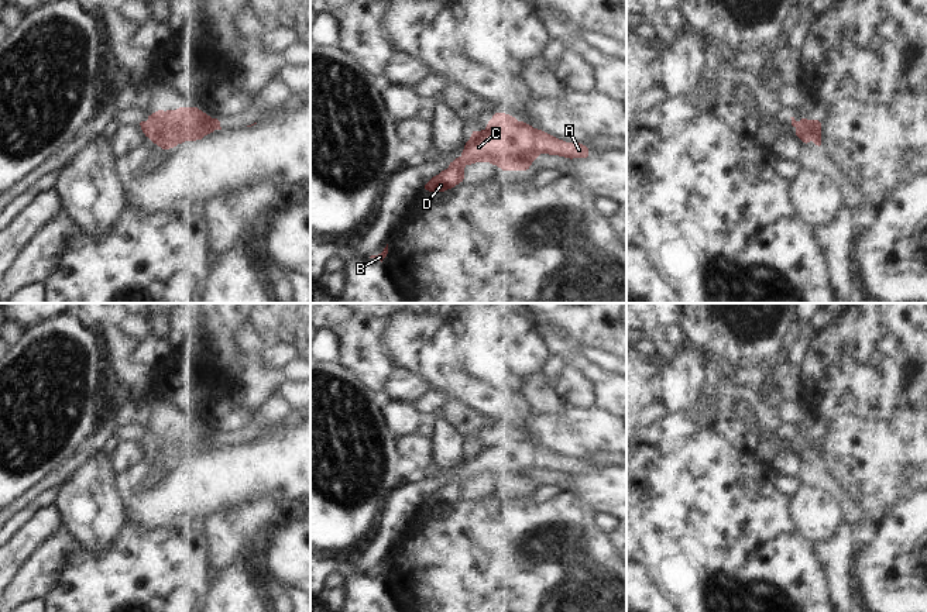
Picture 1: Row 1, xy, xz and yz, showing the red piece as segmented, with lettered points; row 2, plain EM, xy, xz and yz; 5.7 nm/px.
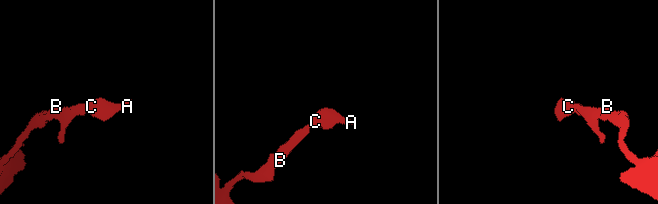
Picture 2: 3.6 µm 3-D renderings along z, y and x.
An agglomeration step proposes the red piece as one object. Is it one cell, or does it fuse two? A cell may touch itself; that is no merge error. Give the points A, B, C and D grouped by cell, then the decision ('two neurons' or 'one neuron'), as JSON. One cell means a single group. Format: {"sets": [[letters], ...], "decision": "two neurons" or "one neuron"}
{"sets": [["A", "B", "C", "D"]], "decision": "one neuron"}

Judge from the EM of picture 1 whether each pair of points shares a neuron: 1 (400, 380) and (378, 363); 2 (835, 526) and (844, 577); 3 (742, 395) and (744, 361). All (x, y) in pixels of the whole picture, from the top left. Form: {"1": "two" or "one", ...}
{"1": "two", "2": "two", "3": "two"}

